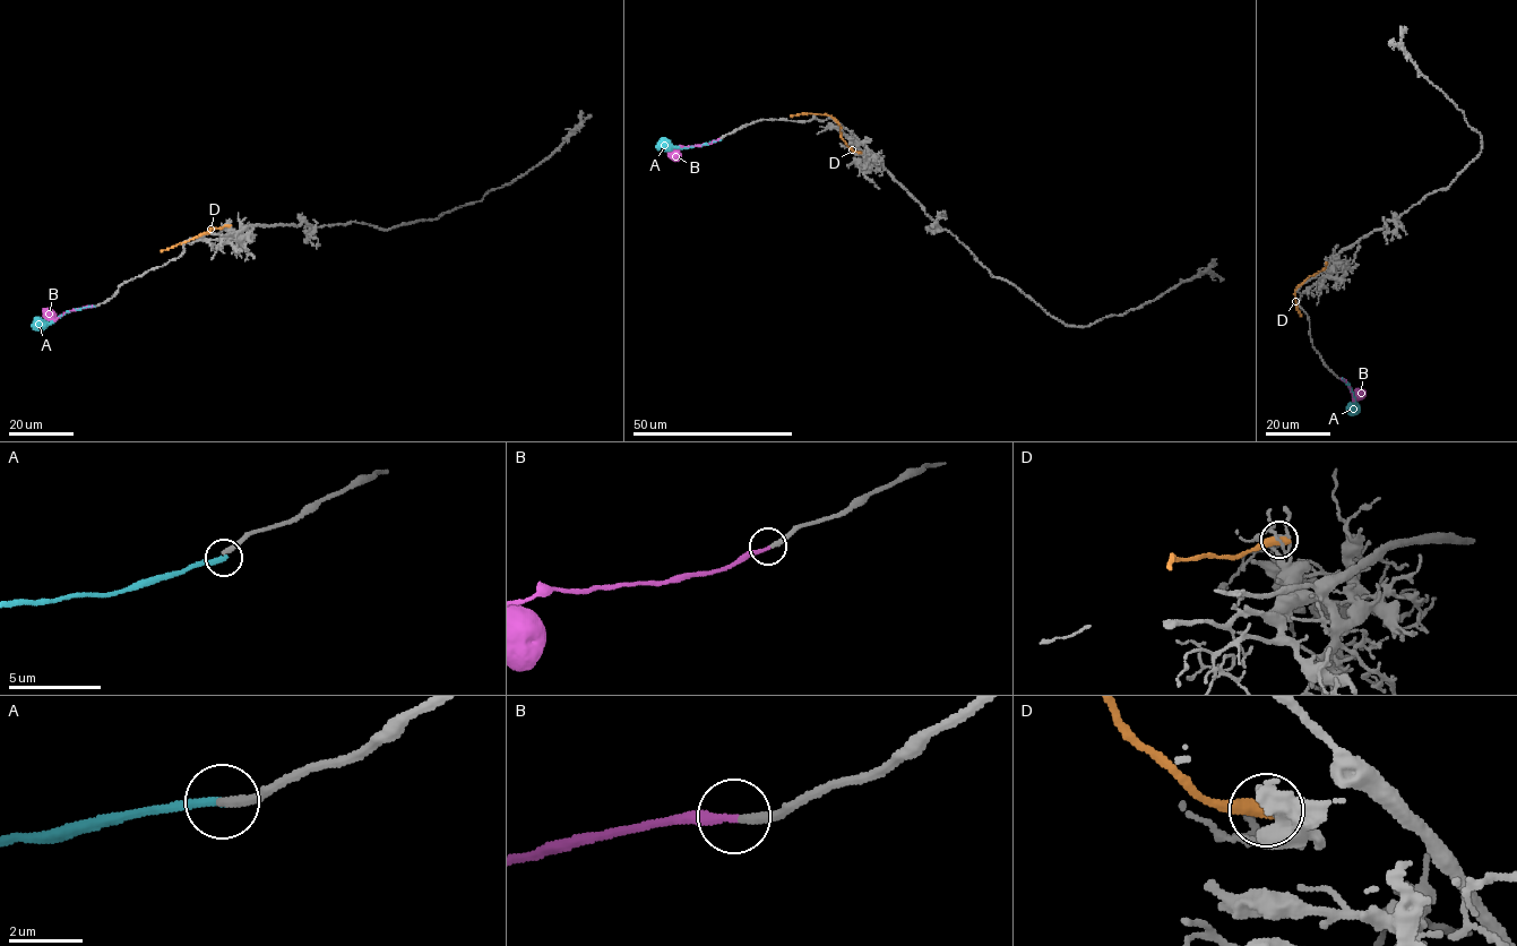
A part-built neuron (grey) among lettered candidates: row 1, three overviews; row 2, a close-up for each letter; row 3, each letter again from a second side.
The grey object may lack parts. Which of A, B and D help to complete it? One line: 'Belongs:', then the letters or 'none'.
Belongs: B

